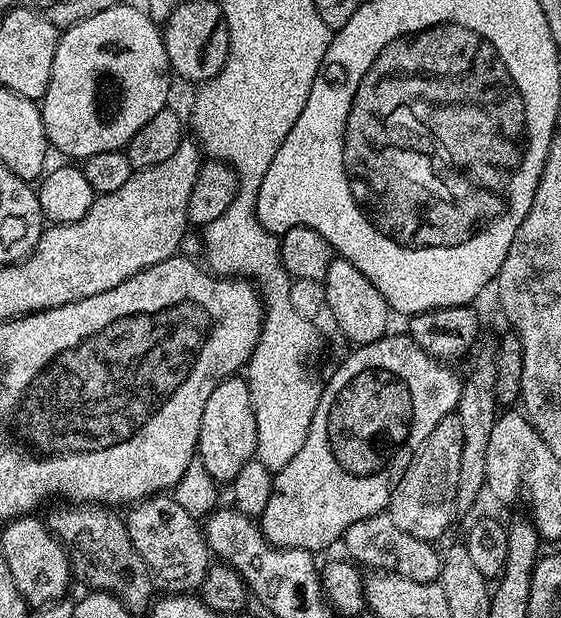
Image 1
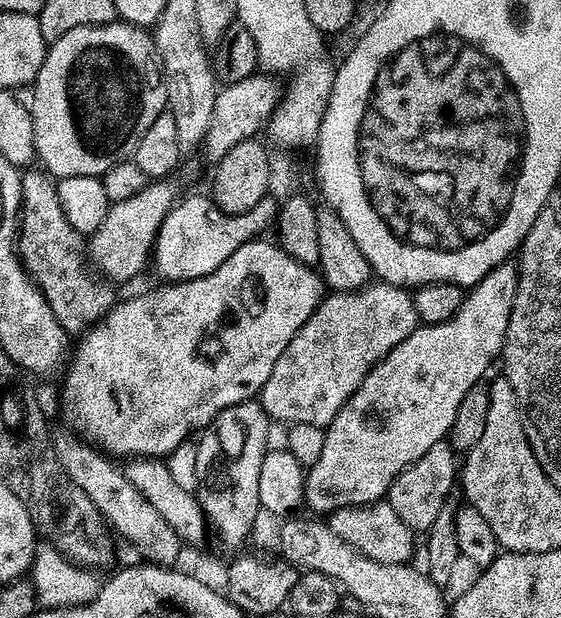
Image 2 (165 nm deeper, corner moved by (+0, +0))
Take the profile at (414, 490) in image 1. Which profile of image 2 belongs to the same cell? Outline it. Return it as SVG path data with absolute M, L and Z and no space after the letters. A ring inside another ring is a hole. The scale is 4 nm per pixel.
M442 439L434 442L434 446L430 446L422 458L418 458L418 462L402 470L402 474L392 480L386 501L414 533L424 534L434 525L434 518L441 513L445 500L453 495L451 492L455 484L457 487L458 453L452 449L447 439Z

